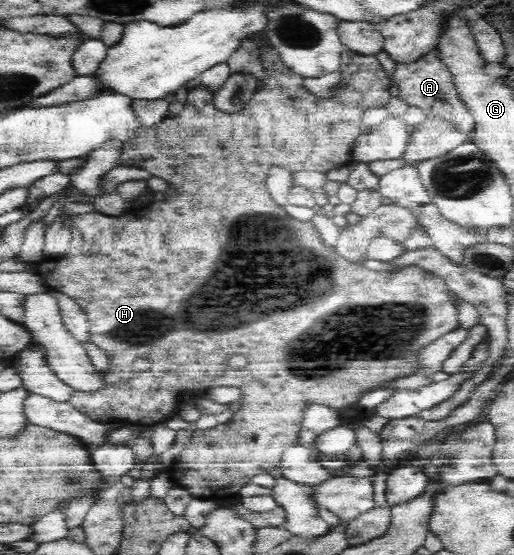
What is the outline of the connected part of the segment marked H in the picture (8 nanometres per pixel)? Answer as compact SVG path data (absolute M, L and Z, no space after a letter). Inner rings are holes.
M265 41L261 43L257 58L262 63L264 76L262 76L262 80L259 80L257 90L248 101L248 105L244 107L244 110L240 110L240 112L224 112L224 110L220 110L213 103L216 88L202 86L199 89L194 89L189 93L183 94L185 107L184 111L179 115L168 116L165 120L162 120L161 124L152 127L138 128L133 138L124 143L124 150L118 160L119 165L144 169L154 177L164 180L164 183L167 185L166 192L154 195L150 202L135 205L118 216L101 215L94 212L72 216L70 252L59 257L50 257L48 260L40 263L36 270L39 275L43 275L50 292L66 295L80 305L80 308L88 317L89 340L96 344L96 346L99 346L104 351L104 354L106 354L106 359L108 359L106 368L97 370L98 378L100 378L101 382L100 388L96 388L96 390L75 390L74 388L74 392L66 400L67 404L70 404L70 406L78 410L86 418L98 423L113 422L153 425L157 422L164 422L173 416L174 413L177 413L179 395L184 390L203 392L207 388L220 384L240 389L241 408L234 412L233 418L208 430L193 430L191 441L186 443L184 450L178 455L178 460L173 464L169 464L165 471L174 484L186 489L188 495L196 498L212 499L217 502L225 501L232 496L238 495L241 488L248 484L252 477L228 478L230 474L222 474L222 478L202 478L202 476L198 476L197 471L200 468L200 464L208 468L208 470L204 470L206 474L220 476L218 468L222 468L222 466L218 466L218 463L214 462L266 460L268 464L274 464L274 466L264 468L264 472L276 478L282 477L283 468L281 462L286 454L286 448L290 448L290 445L298 443L298 436L301 434L300 424L306 418L310 405L331 407L331 410L338 414L338 417L346 426L348 424L362 424L362 422L376 417L376 410L362 412L360 398L364 394L372 392L372 390L383 388L386 383L394 382L399 378L406 378L418 372L421 368L422 349L429 347L441 336L446 336L449 332L460 327L456 307L448 299L448 295L446 295L447 286L440 278L435 278L423 272L420 268L412 266L404 267L402 272L394 274L391 272L373 272L364 266L349 264L334 251L334 247L329 247L323 243L311 221L301 221L289 215L284 205L278 205L272 199L272 195L268 193L268 188L265 186L267 178L266 170L271 165L282 165L294 172L314 170L316 172L327 173L329 170L349 166L353 162L352 152L354 144L356 144L358 137L363 134L361 121L364 113L368 108L385 107L394 92L392 79L386 76L376 55L361 55L347 48L342 51L342 64L356 64L356 70L350 72L350 76L344 78L343 84L345 85L340 99L332 100L320 99L308 93L303 83L304 76L294 74L294 71L291 71L284 64L280 53L270 43ZM158 312L168 312L170 314L170 324L164 324ZM312 316L316 316L320 320L318 322L320 328L312 328ZM228 354L242 354L246 358L246 364L237 369L224 367L222 360ZM142 359L147 362L146 368L137 367L138 362Z

